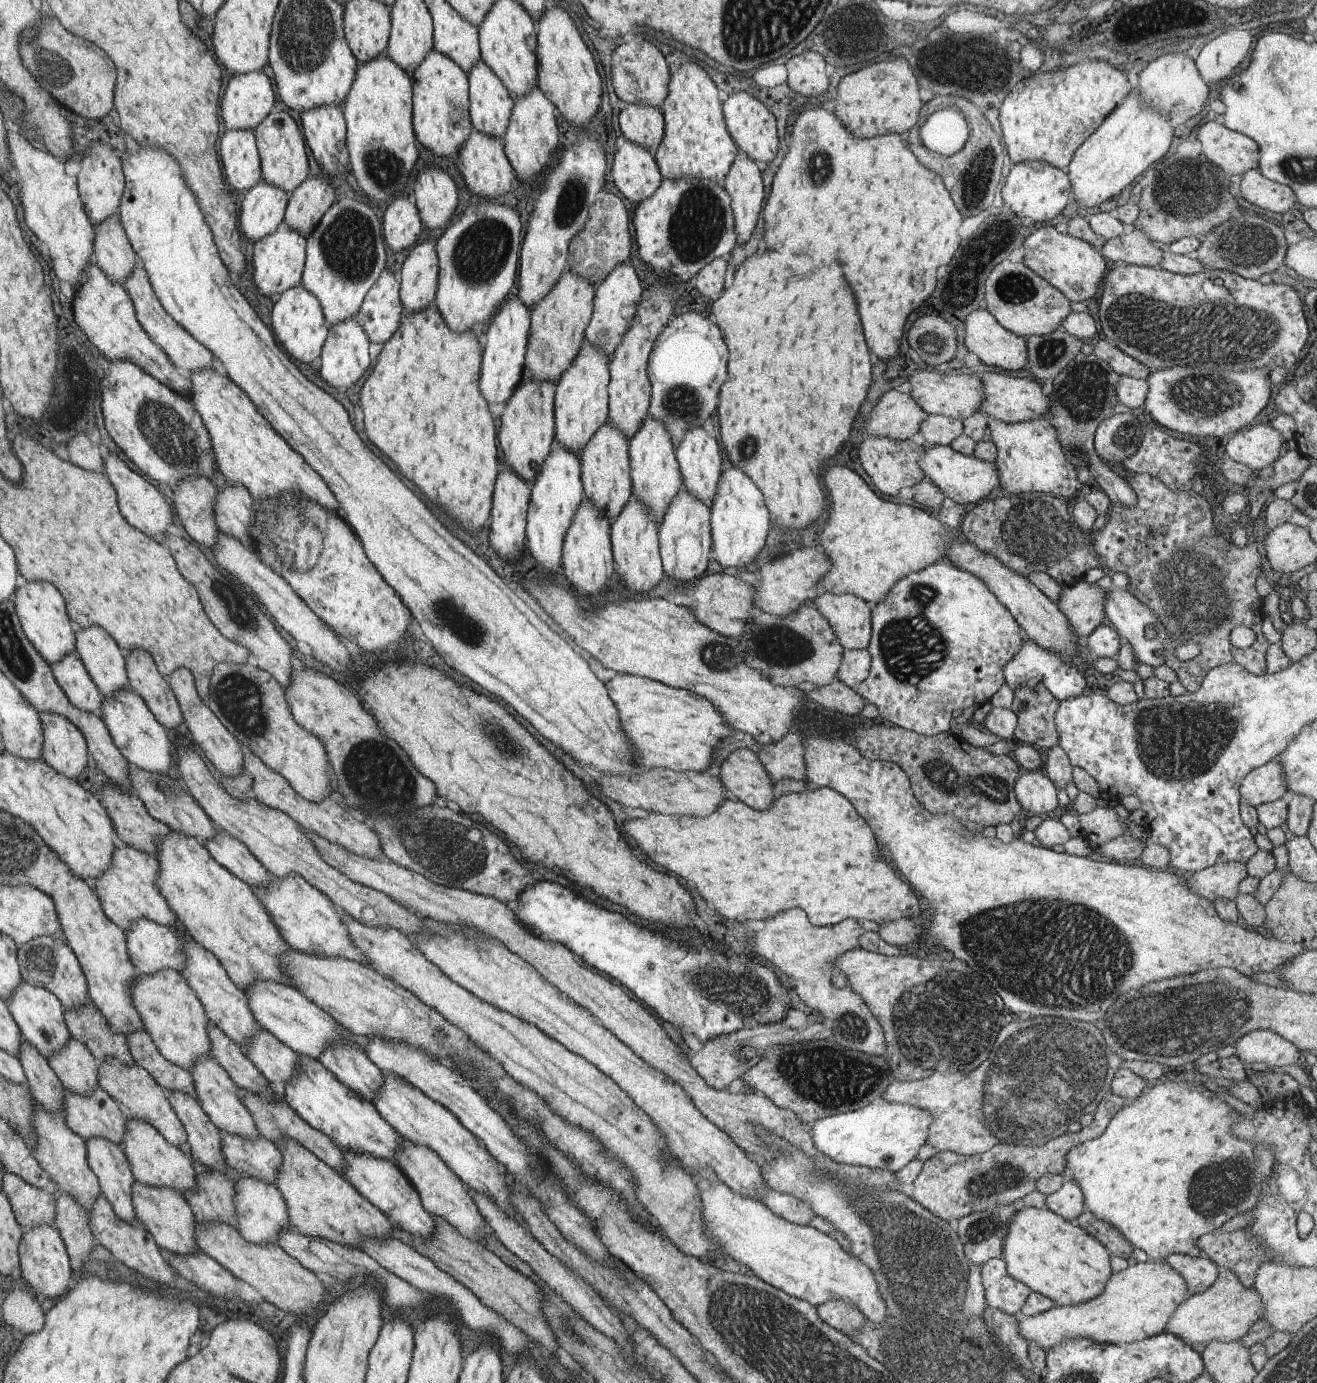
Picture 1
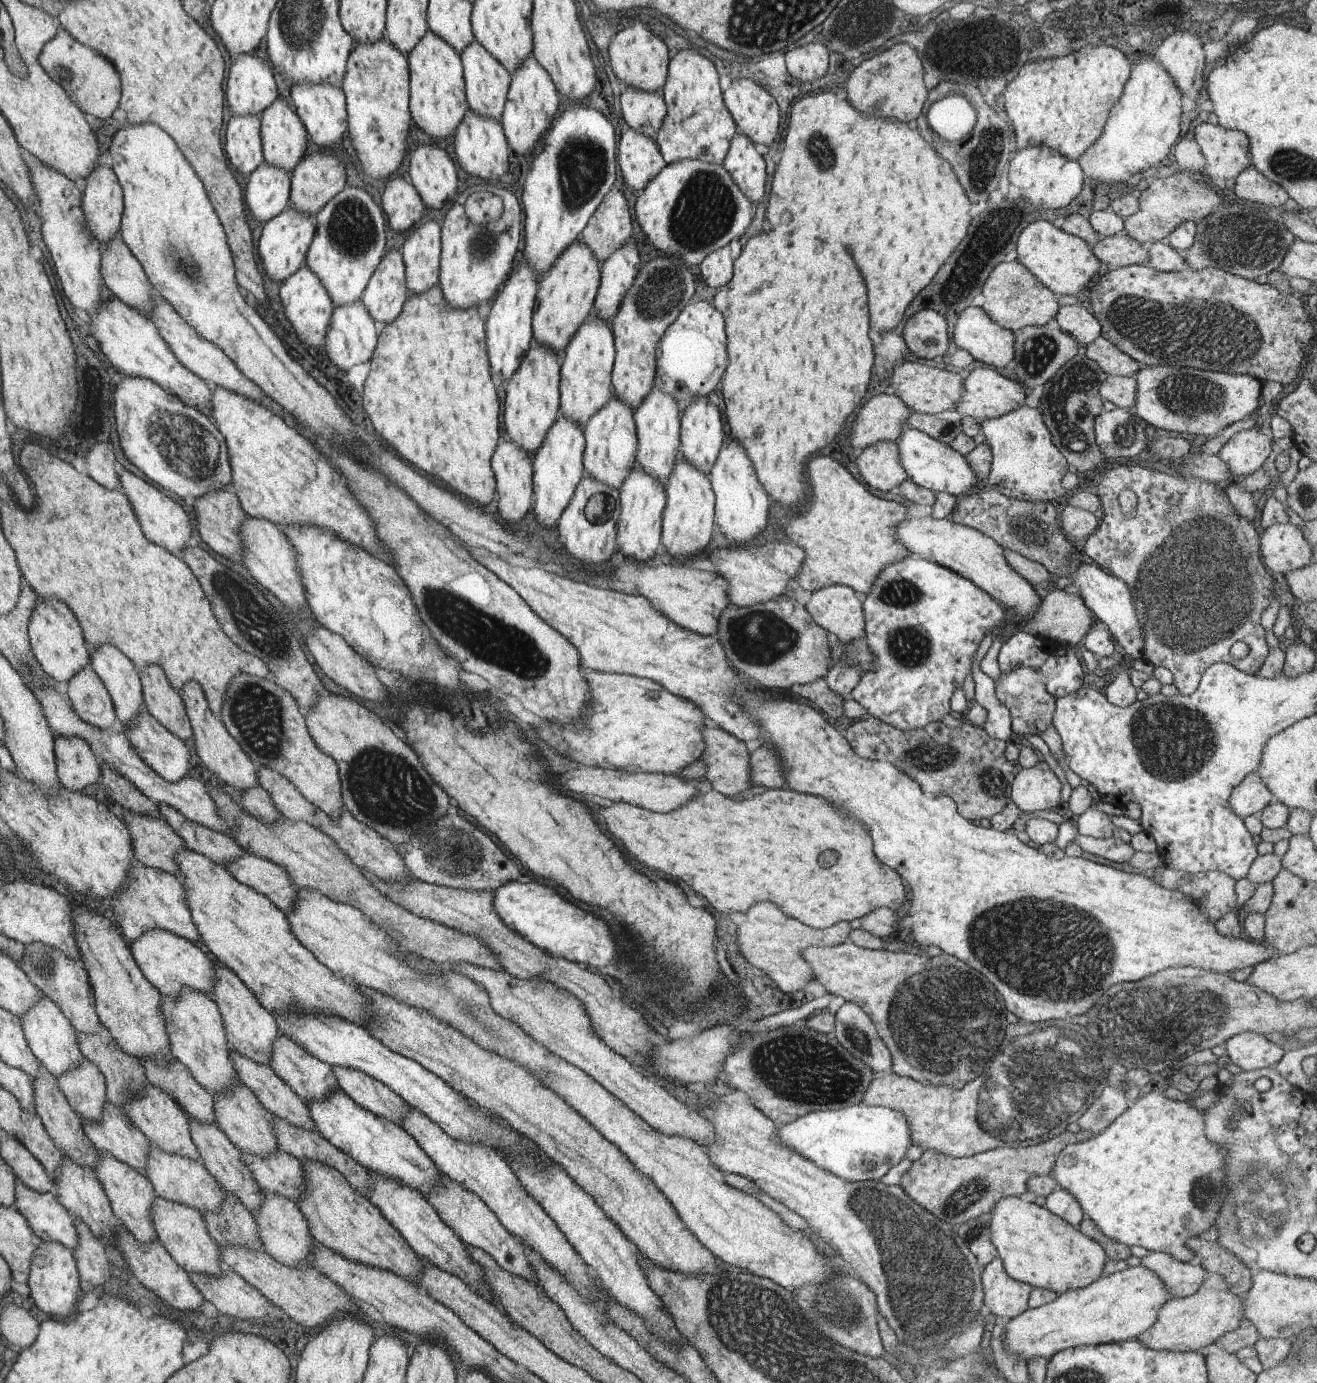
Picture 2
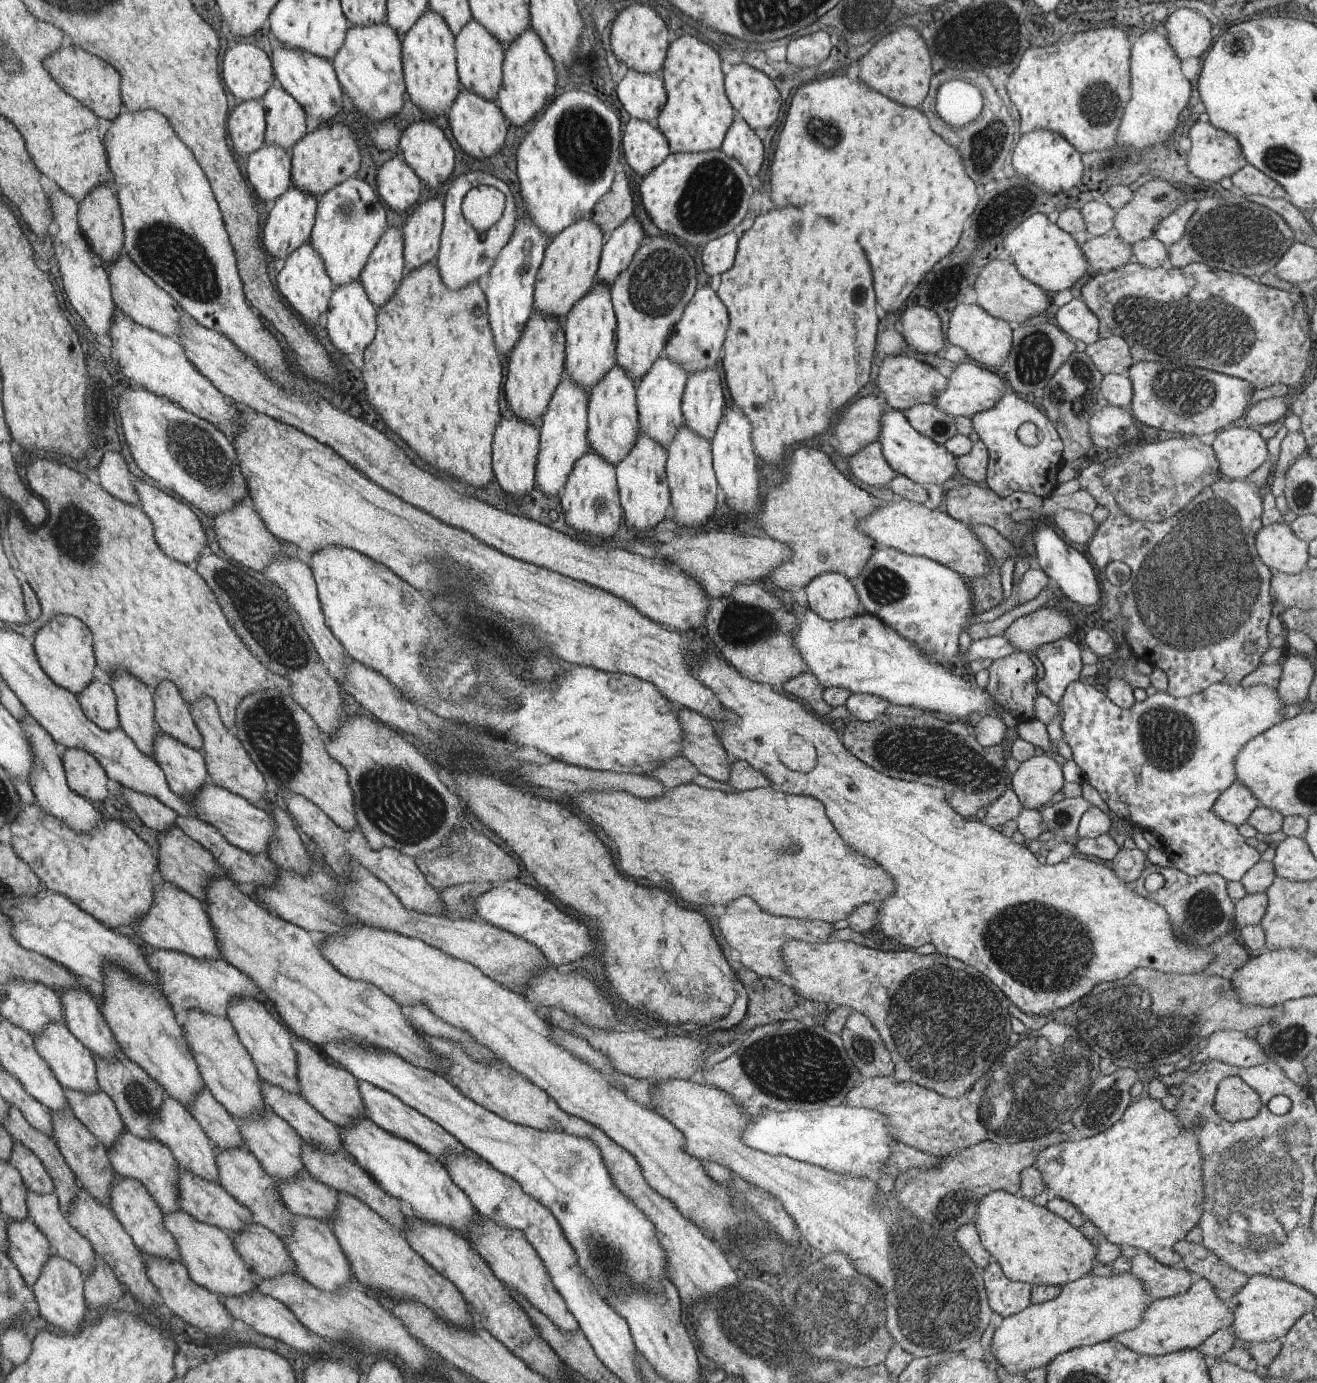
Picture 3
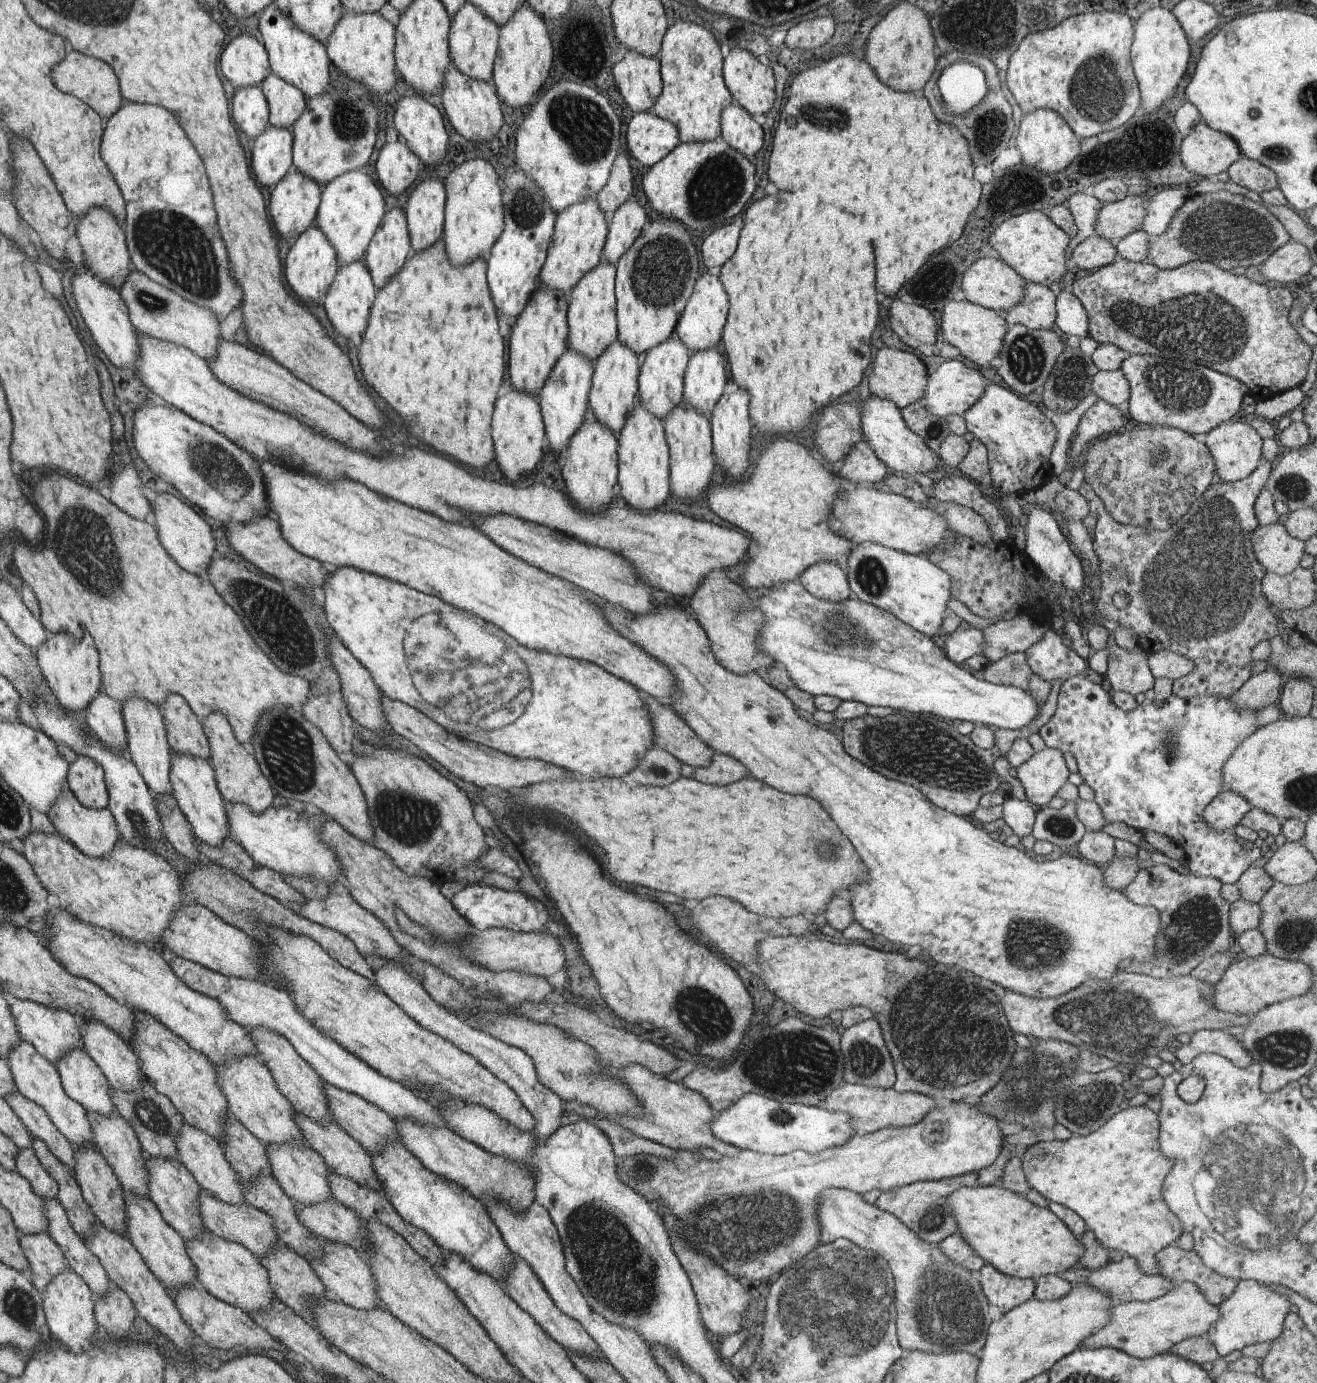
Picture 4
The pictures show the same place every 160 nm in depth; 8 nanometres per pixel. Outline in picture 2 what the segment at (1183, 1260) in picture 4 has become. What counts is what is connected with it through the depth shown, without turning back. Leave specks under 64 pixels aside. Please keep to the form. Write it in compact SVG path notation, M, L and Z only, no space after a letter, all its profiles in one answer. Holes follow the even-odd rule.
M1191 1236L1186 1245L1193 1251L1190 1264L1199 1263L1208 1274L1219 1273L1228 1282L1231 1292L1243 1298L1252 1285L1250 1268L1239 1260L1232 1252L1227 1252L1221 1245L1215 1247L1213 1243Z

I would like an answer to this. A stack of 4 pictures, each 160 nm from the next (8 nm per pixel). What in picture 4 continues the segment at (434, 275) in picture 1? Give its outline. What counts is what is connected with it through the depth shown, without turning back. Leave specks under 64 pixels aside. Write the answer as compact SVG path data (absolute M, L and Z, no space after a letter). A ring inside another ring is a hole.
M431 176L409 192L407 204L401 211L407 219L413 251L423 251L431 247L441 236L445 193L438 177L435 179Z

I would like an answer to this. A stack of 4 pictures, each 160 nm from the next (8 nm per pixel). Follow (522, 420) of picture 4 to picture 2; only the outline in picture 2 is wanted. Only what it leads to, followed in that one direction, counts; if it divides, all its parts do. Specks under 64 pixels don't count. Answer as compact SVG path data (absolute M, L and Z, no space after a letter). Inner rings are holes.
M499 440L499 444L490 460L490 467L498 482L497 514L507 526L515 526L531 508L531 462L527 453L510 440Z

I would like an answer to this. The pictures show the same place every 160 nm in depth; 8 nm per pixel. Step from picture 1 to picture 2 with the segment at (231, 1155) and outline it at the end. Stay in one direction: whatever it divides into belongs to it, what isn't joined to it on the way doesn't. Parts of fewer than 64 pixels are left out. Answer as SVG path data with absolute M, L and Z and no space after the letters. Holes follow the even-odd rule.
M277 1148L264 1157L242 1153L241 1158L263 1192L281 1195L293 1202L300 1199L306 1176L301 1162L294 1156Z

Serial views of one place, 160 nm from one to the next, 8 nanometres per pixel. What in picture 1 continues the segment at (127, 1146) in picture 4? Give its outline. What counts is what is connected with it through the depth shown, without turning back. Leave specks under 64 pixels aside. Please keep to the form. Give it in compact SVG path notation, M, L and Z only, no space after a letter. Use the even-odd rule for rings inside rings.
M70 1037L66 1046L46 1058L63 1088L86 1095L97 1085L98 1065L88 1048Z

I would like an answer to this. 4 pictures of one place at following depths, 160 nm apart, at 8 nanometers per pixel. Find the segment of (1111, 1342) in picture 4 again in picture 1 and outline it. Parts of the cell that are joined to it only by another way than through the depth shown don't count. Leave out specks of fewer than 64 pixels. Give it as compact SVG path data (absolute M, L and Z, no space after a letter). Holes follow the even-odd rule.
M1218 1267L1217 1278L1207 1290L1188 1296L1170 1314L1165 1333L1178 1336L1195 1349L1209 1341L1239 1341L1247 1334L1249 1327L1263 1317L1263 1305L1258 1292L1252 1287L1244 1287L1230 1270Z

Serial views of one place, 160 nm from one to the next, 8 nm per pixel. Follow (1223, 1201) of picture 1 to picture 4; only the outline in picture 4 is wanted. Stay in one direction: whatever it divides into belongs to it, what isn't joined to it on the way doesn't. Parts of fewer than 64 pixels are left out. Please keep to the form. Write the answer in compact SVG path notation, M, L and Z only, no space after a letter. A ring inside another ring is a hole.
M1145 1105L1127 1107L1095 1132L1072 1134L1062 1141L1039 1141L1021 1156L1030 1188L1072 1210L1101 1246L1133 1257L1148 1275L1159 1274L1155 1255L1182 1233L1181 1221L1162 1197L1164 1178L1174 1162L1160 1151L1158 1128L1157 1113Z

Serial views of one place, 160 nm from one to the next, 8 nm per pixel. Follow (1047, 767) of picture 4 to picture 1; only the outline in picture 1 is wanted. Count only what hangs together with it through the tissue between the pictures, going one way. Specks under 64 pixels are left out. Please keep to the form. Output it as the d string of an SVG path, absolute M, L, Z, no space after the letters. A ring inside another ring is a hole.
M1022 770L1013 785L1014 795L1026 815L1045 816L1057 806L1054 784L1037 772Z

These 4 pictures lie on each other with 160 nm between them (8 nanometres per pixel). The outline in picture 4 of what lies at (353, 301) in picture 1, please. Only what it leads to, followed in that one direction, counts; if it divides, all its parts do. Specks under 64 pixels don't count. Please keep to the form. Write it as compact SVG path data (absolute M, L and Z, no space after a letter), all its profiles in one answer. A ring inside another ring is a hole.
M359 169L344 172L323 186L322 202L319 203L314 225L330 241L339 267L363 260L374 232L386 214L383 196L371 179L365 171Z

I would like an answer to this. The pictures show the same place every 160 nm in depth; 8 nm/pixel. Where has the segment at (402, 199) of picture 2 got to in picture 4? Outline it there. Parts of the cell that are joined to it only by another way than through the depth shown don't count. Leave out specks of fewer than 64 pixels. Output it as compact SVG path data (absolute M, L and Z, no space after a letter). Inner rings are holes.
M404 140L386 142L373 160L373 176L383 185L384 191L391 196L401 196L419 176L420 160L410 151Z

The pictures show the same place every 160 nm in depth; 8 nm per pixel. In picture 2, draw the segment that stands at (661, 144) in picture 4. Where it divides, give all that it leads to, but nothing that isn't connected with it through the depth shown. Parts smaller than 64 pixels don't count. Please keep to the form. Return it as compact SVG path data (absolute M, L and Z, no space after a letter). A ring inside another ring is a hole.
M628 128L619 138L618 165L623 182L641 192L665 164L654 140Z

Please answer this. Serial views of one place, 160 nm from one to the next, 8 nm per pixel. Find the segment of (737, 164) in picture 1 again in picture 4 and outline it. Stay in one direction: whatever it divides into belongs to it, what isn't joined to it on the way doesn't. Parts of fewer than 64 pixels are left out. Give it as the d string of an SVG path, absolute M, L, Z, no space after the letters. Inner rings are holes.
M735 101L721 111L719 124L719 137L745 158L752 160L755 152L761 150L763 146L761 127Z

